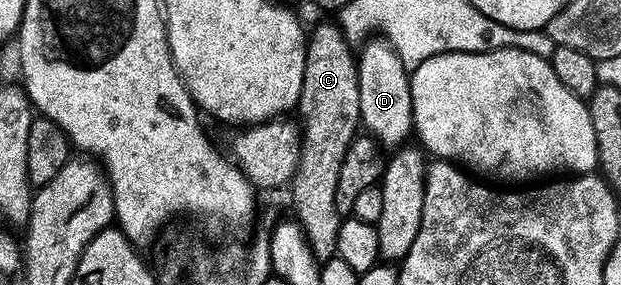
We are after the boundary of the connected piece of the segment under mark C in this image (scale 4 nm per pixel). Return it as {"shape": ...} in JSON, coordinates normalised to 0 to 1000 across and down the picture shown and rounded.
{"shape":[[[533,70],[510,84],[502,116],[496,119],[491,260],[486,277],[485,333],[477,368],[481,396],[483,523],[480,586],[465,642],[469,663],[469,712],[475,726],[473,772],[480,775],[494,828],[498,867],[504,881],[507,912],[519,923],[539,898],[543,867],[543,811],[549,751],[543,740],[541,663],[544,604],[549,568],[560,526],[562,502],[576,470],[580,418],[580,291],[573,189],[565,151],[559,140],[548,91]]]}

